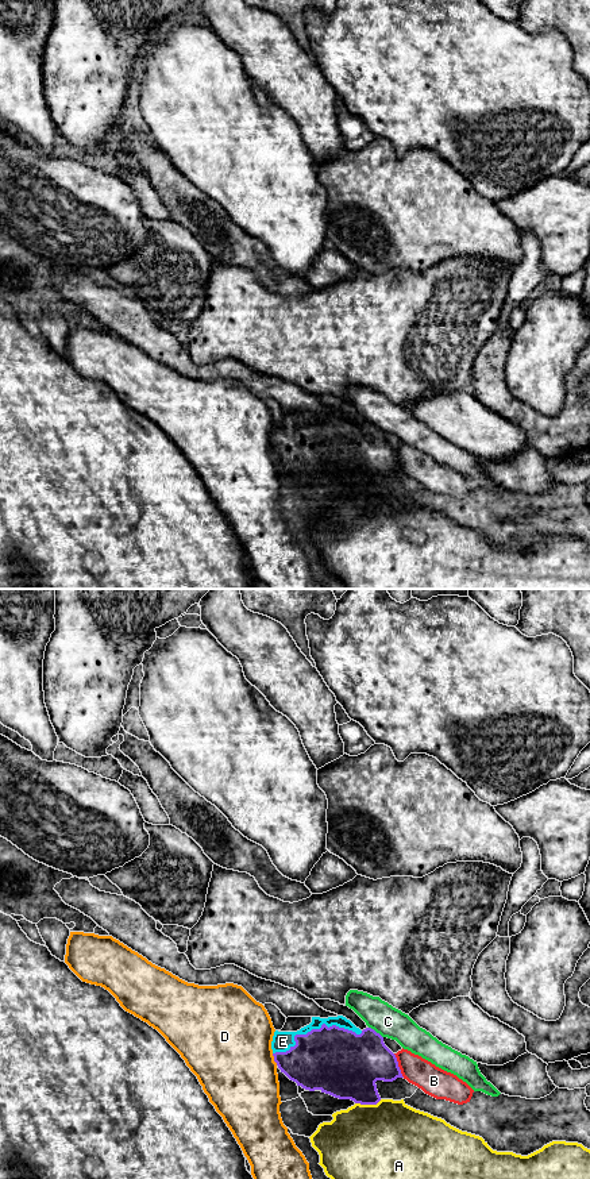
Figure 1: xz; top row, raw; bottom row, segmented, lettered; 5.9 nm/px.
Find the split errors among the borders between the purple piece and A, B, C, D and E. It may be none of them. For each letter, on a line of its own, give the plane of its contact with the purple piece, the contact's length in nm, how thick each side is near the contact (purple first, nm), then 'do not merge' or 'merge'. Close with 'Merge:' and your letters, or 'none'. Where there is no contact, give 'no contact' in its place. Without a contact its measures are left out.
A: contact in xz; length 160 nm; calibres 380 and 460 nm; do not merge
B: contact in xz; length 160 nm; calibres 340 and 170 nm; do not merge
C: contact in xz; length 110 nm; calibres 360 and 180 nm; do not merge
D: contact in xz; length 80 nm; calibres 320 and 480 nm; do not merge
E: contact in xz; length 550 nm; calibres 400 and 120 nm; merge
Merge: E

